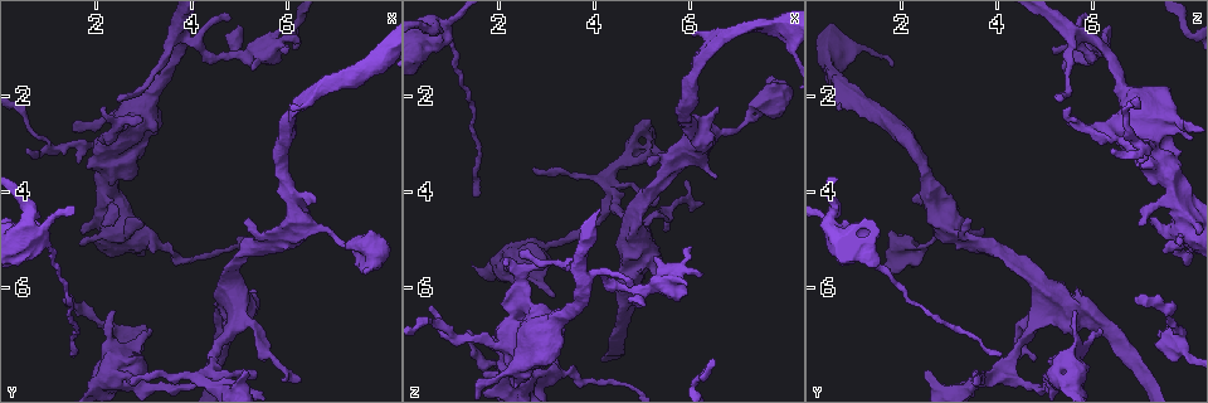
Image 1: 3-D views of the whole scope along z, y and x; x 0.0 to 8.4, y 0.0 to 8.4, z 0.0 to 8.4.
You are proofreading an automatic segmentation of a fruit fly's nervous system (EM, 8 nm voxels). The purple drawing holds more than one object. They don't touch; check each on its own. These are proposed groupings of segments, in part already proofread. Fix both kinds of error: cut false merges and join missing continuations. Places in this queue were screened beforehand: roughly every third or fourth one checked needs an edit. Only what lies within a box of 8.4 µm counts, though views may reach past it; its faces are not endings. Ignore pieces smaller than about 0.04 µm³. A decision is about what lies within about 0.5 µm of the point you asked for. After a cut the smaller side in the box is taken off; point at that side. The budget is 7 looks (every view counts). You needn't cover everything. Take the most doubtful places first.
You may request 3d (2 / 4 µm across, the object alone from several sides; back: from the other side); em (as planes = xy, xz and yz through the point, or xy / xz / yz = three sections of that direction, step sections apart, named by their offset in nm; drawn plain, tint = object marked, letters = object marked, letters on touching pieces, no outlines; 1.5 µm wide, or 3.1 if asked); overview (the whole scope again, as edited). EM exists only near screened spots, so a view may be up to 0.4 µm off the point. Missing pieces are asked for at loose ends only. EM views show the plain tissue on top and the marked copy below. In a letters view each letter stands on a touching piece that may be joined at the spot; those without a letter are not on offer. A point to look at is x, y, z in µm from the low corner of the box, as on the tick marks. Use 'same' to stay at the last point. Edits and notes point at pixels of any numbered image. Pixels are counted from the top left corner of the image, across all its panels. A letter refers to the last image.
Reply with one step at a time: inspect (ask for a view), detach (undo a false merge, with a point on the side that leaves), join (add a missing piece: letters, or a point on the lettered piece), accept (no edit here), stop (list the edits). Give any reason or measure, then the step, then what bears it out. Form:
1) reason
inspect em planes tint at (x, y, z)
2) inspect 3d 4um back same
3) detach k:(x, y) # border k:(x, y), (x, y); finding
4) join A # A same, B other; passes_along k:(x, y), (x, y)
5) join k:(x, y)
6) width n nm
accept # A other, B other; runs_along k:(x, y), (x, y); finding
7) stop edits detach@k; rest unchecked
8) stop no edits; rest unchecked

inspect 3d 4um at (7.65, 5.75, 1.70)

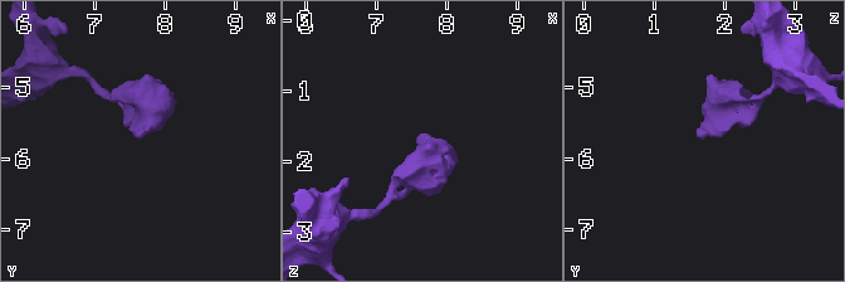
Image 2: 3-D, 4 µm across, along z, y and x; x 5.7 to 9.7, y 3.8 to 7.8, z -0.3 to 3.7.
need the tissue
inspect em yz step 8 letters at (7.60, 5.65, 1.70)

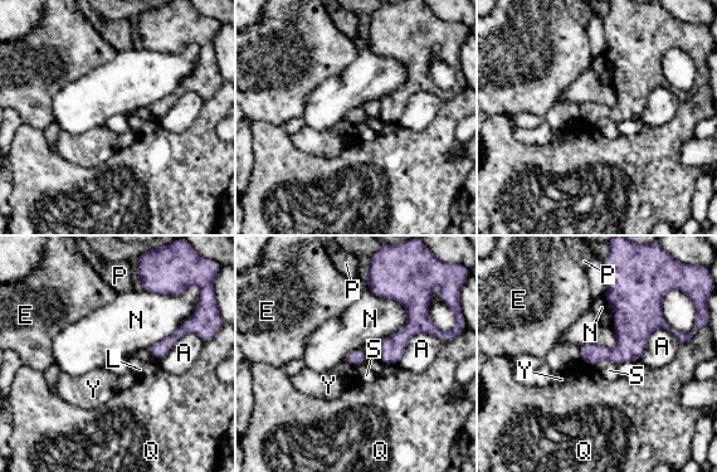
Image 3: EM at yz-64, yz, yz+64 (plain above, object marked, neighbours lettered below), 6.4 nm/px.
longest_contact N 360 nm
accept # A other, E other, L other, N other, P other, Q other, S other, Y other; border 3:(367, 287), (406, 314), (379, 342); no lettered piece goes on from it

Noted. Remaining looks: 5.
tapers out
inspect em planes letters at (1.35, 6.20, 6.85)

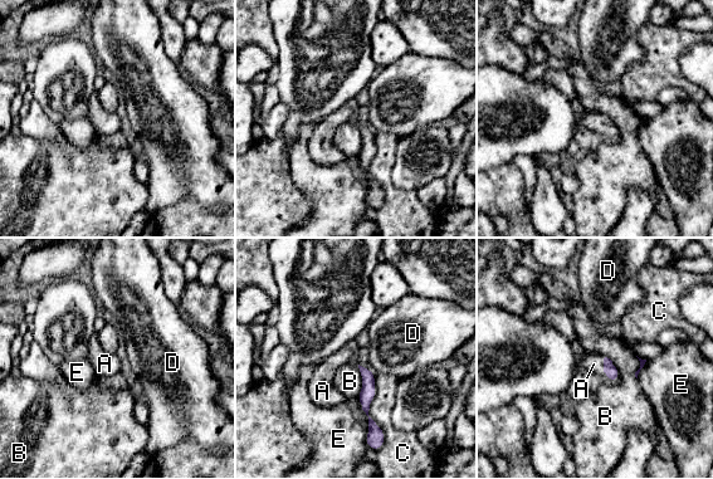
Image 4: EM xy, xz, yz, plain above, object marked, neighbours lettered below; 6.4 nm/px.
join A # A same, B other, C other, D other, E other; passes_along 4:(611, 372), (604, 366), (594, 363); the cell continues

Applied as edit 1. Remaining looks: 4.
a fork
inspect em xz step 8 tint at (3.80, 0.80, 5.85)

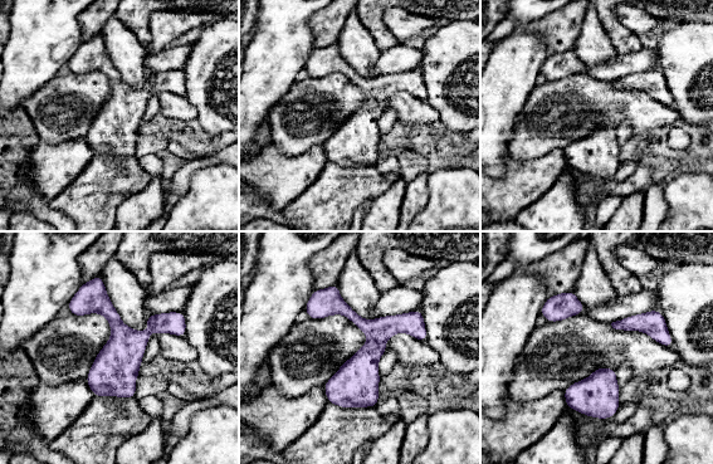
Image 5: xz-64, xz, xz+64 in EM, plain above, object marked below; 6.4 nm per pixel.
another direction
inspect em planes letters same

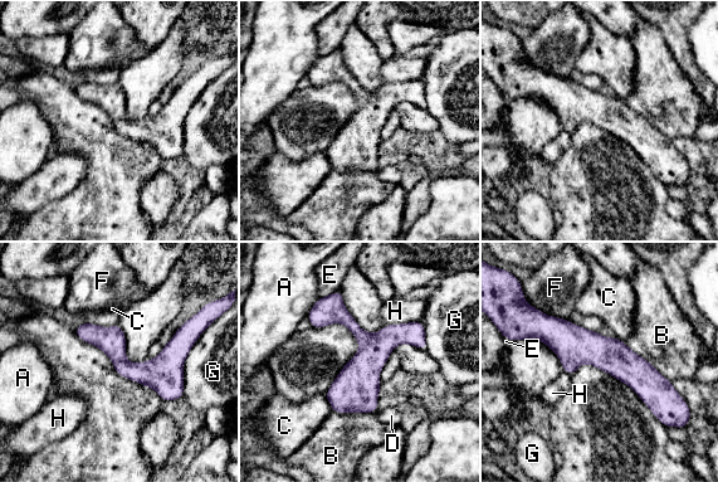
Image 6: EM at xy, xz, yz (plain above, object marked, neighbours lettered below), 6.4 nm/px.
longest_contact G 400 nm
accept # A other, B other, C other, D other, E other, F other, G other, H other; border 6:(623, 341), (646, 359), (670, 381); continuous, no second cell

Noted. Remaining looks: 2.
stop edits join@4; rest unchecked

